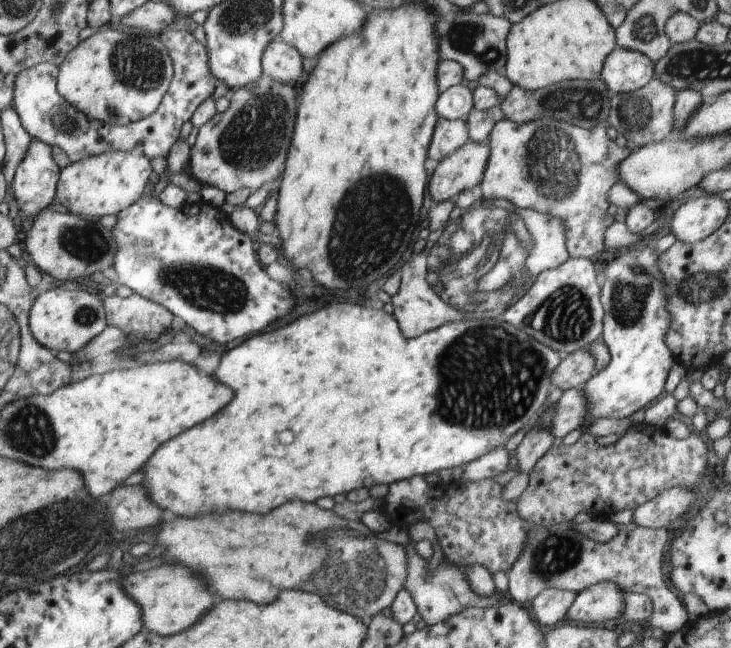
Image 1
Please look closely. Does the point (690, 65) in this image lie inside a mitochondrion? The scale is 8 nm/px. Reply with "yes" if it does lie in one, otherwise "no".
yes

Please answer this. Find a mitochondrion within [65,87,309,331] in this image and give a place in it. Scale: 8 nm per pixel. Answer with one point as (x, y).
(209, 288)

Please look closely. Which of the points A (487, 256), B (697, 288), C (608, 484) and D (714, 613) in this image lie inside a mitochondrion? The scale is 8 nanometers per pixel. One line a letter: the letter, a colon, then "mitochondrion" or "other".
A: mitochondrion
B: mitochondrion
C: other
D: other

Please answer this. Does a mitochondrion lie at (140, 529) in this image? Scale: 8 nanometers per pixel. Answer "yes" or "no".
no

